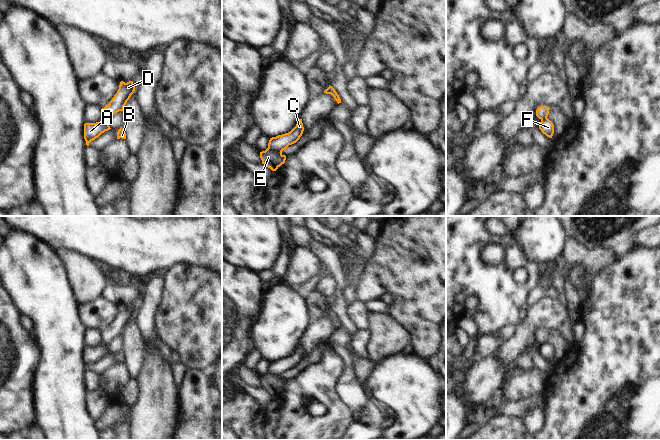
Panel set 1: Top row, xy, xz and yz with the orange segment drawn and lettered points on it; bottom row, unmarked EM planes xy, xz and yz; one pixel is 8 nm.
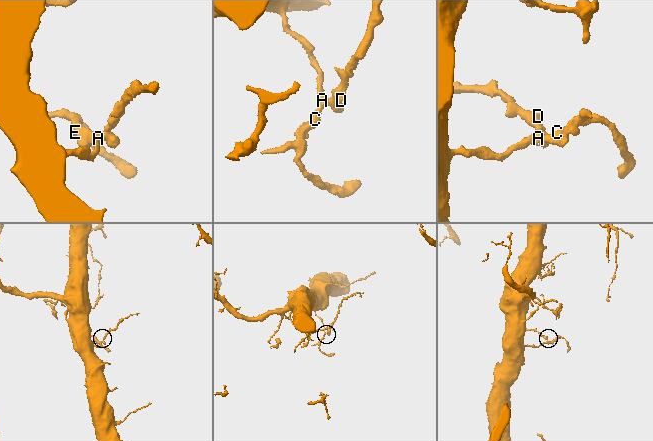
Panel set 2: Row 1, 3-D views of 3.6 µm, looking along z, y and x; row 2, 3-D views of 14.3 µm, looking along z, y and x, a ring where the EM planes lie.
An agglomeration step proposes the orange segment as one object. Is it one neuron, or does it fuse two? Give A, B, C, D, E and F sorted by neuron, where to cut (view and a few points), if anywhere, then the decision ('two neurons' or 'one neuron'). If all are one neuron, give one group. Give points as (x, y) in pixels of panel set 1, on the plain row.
A B C E F / D | yz (546, 341), (541, 343) | two neurons

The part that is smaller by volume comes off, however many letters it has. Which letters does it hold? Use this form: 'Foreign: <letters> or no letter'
Foreign: D

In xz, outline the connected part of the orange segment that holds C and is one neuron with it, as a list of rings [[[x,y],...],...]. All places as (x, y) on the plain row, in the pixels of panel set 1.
[[[299,343],[290,356],[270,362],[268,372],[260,376],[262,388],[272,395],[276,395],[286,384],[286,380],[282,378],[282,375],[287,373],[289,369],[296,367],[302,360],[303,355],[302,343]]]

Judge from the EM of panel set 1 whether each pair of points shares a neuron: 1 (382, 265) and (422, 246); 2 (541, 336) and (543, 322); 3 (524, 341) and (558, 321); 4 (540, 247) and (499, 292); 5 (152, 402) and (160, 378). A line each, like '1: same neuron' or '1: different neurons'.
1: same neuron
2: different neurons
3: same neuron
4: different neurons
5: same neuron

